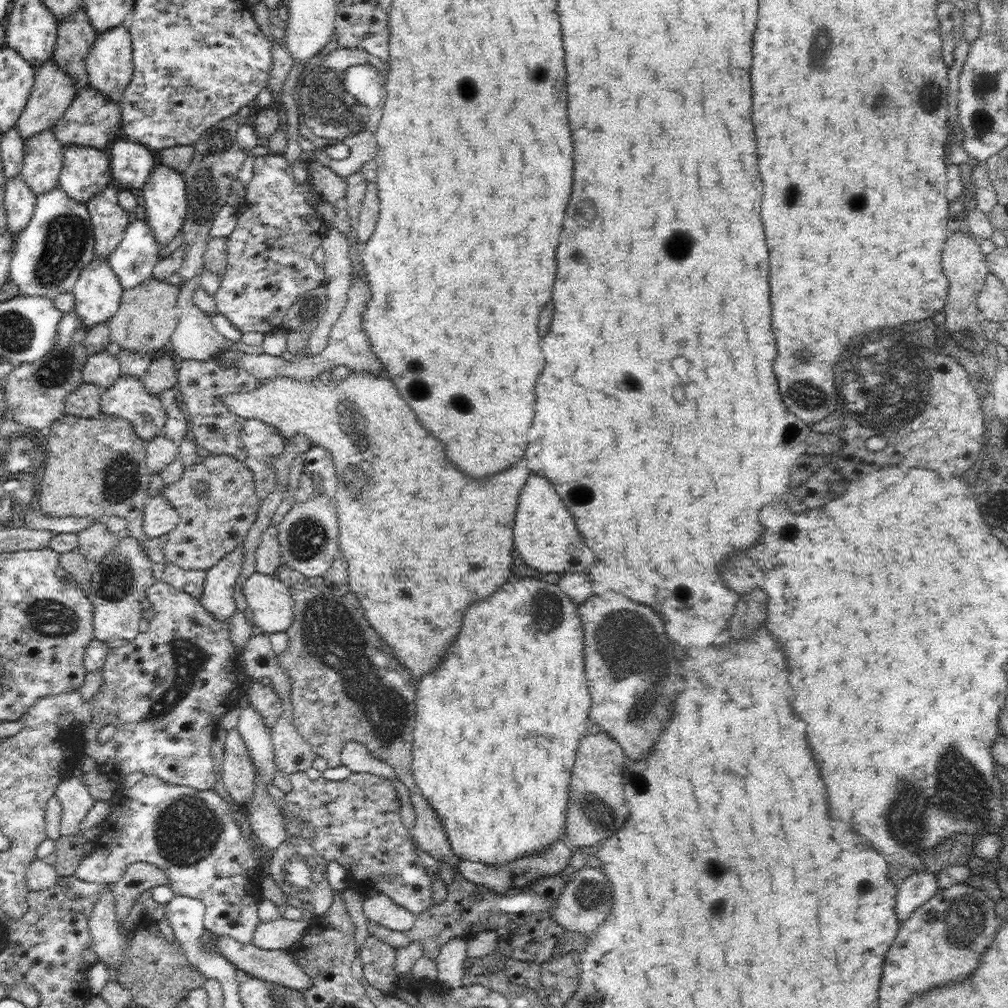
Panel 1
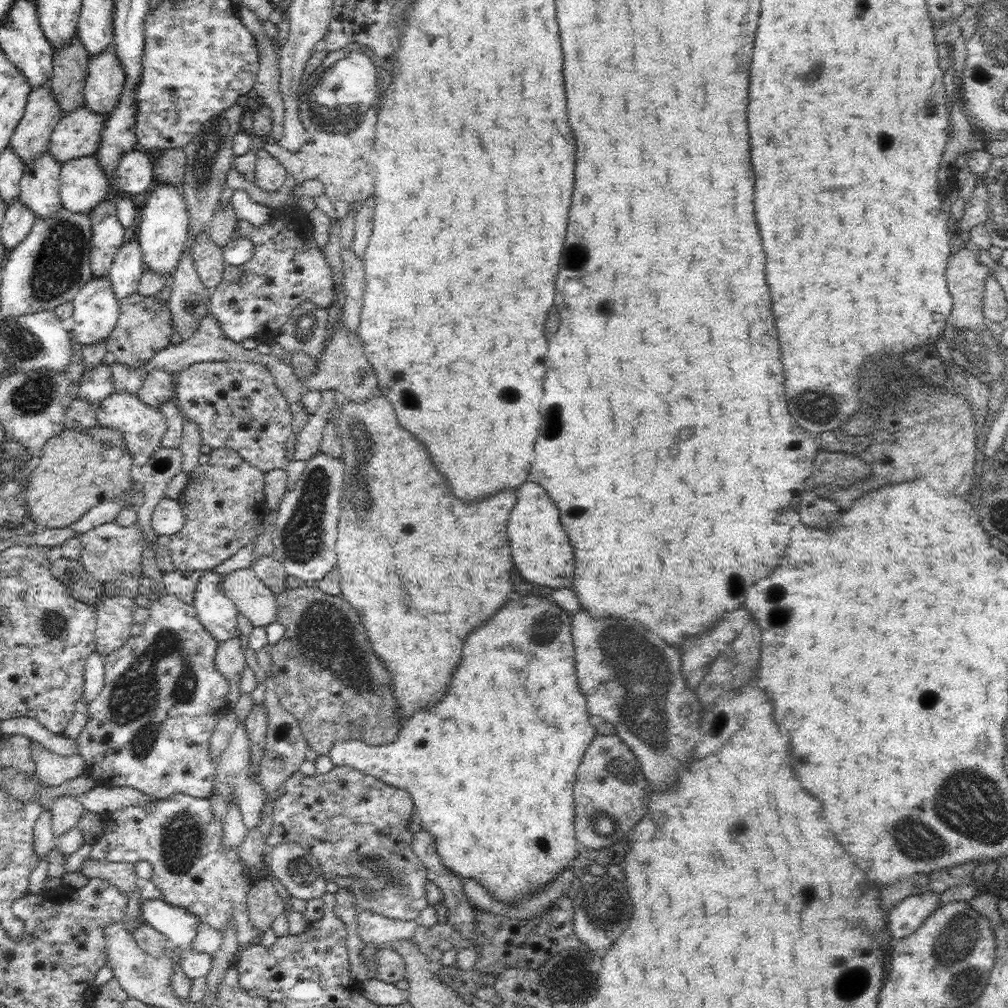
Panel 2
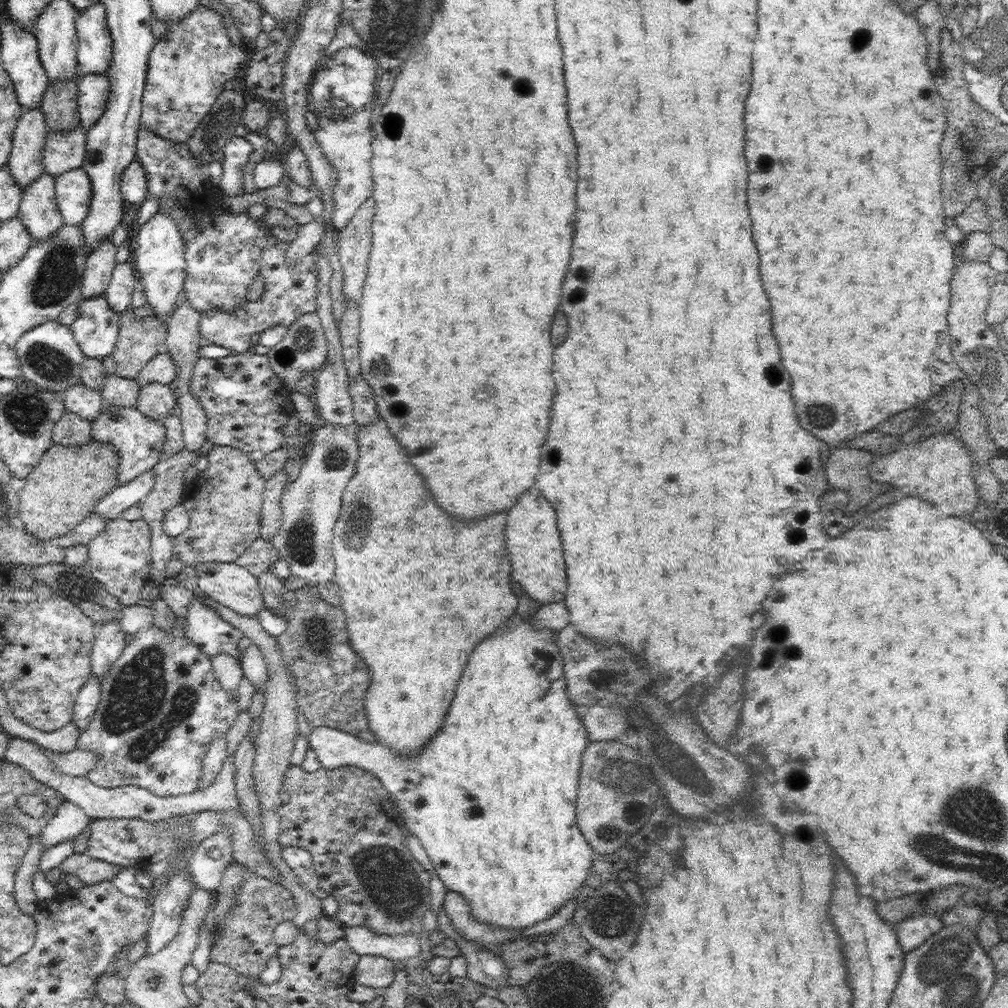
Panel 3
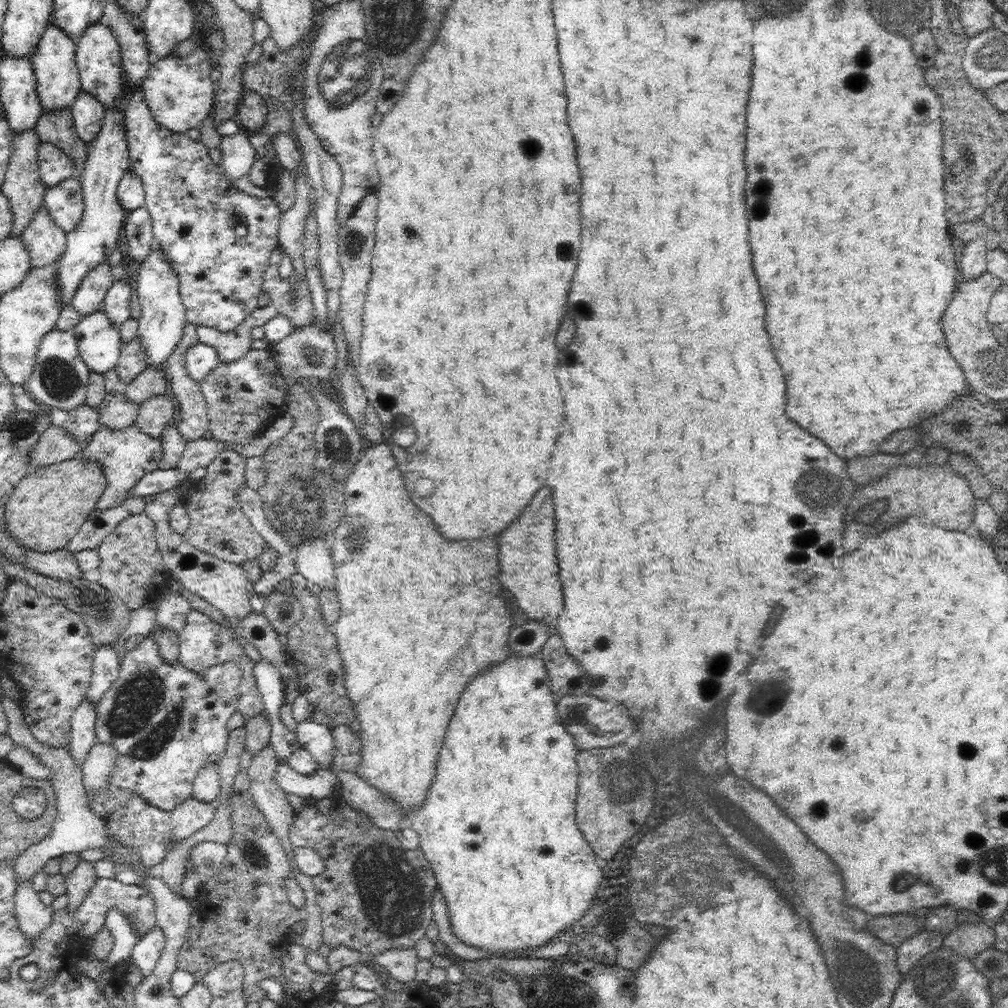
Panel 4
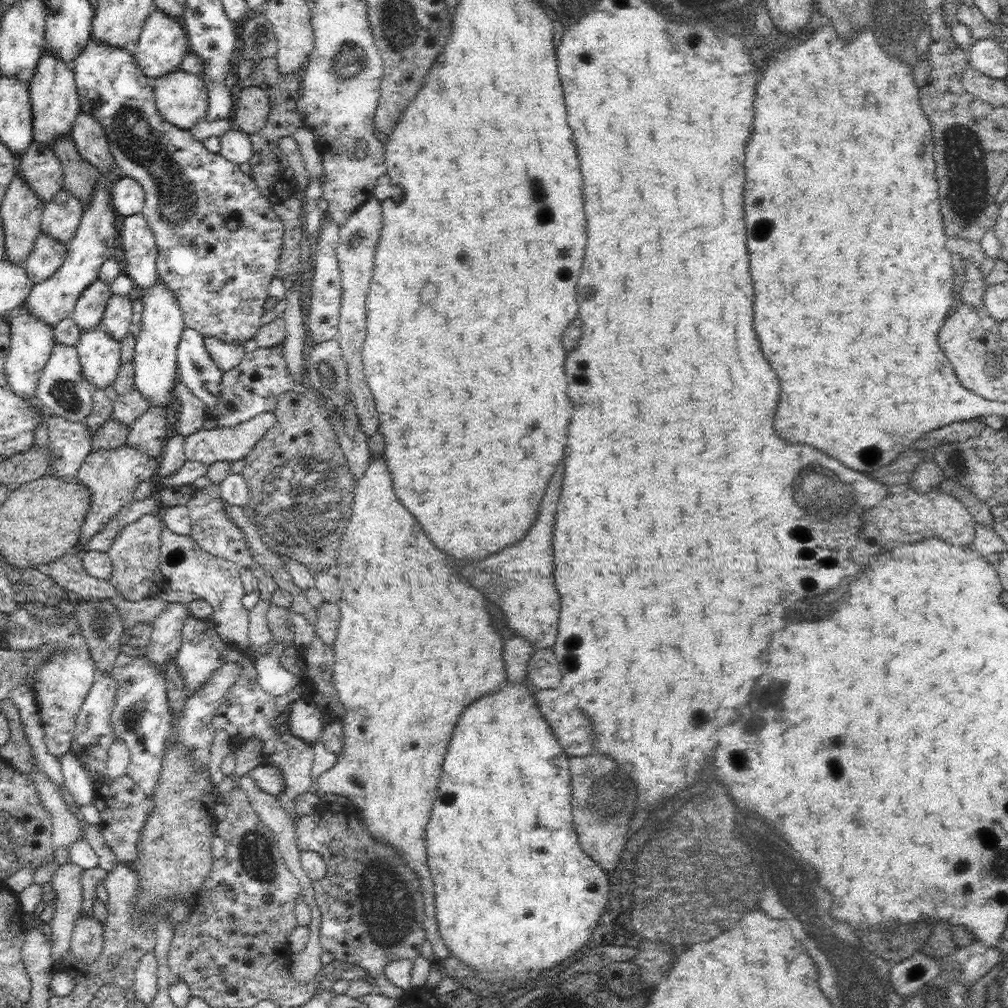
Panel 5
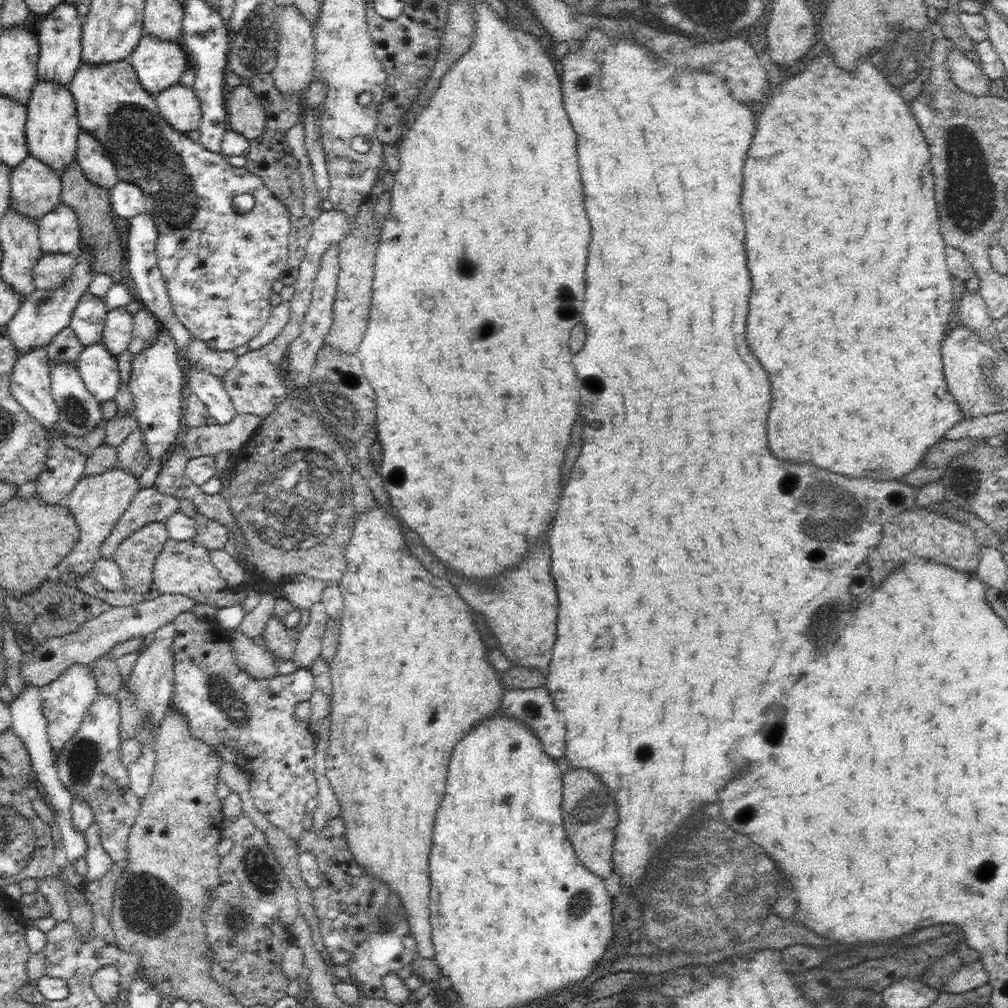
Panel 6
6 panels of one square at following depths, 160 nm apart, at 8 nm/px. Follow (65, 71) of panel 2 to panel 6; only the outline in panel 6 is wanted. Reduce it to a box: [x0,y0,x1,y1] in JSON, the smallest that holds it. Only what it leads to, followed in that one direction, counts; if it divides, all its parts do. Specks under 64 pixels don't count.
[61,160,126,282]

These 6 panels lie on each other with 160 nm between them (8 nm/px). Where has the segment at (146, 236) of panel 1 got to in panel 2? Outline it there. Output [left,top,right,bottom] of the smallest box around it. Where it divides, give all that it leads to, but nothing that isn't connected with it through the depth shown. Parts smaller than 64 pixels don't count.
[108,236,144,300]

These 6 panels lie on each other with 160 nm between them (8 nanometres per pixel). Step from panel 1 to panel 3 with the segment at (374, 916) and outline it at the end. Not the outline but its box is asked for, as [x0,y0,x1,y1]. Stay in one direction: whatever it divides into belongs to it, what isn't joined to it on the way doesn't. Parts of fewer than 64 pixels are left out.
[343,927,420,963]

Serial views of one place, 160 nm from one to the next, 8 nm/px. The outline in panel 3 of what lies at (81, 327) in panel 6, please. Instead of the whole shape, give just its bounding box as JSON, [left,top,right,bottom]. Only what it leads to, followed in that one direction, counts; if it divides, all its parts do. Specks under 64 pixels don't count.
[80,238,117,301]

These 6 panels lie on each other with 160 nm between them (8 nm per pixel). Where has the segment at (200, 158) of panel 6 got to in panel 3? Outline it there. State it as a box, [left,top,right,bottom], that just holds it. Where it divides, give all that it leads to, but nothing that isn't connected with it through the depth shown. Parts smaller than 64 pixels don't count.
[77,2,287,314]

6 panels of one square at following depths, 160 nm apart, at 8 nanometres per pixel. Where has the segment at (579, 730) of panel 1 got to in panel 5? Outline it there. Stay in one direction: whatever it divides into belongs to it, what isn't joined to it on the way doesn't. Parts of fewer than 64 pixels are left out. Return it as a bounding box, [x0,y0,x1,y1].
[287,679,610,984]

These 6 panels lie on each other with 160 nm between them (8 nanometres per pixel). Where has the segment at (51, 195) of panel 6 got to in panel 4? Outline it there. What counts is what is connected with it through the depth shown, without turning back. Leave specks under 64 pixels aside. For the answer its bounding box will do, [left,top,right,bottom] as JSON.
[37,141,74,187]

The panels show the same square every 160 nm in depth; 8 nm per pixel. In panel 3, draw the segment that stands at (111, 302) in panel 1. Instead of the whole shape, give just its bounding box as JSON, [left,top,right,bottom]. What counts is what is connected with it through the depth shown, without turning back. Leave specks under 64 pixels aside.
[69,294,119,359]

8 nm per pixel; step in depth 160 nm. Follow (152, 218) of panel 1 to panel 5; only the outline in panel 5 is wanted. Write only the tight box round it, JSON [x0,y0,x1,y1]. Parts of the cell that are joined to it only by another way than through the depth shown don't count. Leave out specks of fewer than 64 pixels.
[133,278,186,409]

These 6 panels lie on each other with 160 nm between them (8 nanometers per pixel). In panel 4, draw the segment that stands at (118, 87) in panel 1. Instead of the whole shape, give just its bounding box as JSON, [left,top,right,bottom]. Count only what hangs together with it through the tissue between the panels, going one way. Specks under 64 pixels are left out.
[70,90,104,144]

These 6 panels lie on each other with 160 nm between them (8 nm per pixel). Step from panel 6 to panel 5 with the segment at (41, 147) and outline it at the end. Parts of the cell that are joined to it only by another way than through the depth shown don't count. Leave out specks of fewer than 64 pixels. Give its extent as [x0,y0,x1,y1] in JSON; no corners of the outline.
[28,49,81,145]

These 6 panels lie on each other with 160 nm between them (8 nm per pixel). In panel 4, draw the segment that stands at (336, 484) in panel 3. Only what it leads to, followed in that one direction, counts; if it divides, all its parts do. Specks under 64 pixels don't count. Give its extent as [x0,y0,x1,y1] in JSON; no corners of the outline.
[294,378,366,589]

